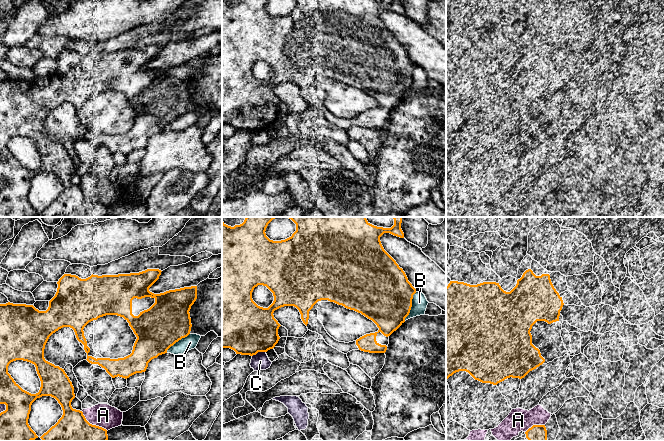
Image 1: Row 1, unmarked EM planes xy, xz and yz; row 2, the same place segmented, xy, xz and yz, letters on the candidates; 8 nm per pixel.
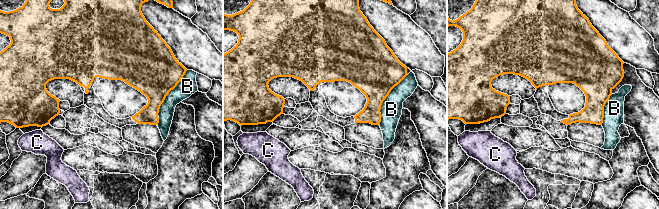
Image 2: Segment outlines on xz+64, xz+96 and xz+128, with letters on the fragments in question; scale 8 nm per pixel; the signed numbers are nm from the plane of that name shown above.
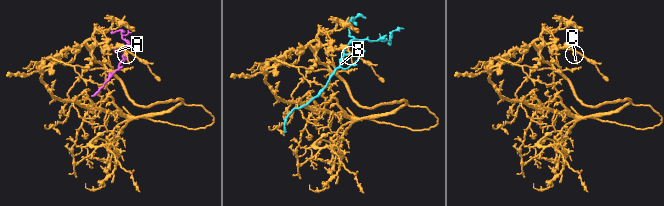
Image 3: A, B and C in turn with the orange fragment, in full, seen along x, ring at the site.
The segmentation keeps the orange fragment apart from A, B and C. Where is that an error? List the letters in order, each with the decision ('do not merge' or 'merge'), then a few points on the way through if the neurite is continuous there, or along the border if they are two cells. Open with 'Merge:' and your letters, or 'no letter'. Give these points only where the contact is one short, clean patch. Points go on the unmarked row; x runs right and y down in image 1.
Merge: no letter
A: do not merge
B: do not merge
C: do not merge

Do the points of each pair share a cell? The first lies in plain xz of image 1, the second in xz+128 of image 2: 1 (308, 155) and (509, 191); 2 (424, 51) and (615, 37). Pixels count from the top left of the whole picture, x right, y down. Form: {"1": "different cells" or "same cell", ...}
{"1": "different cells", "2": "same cell"}

